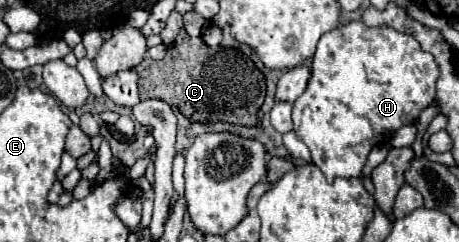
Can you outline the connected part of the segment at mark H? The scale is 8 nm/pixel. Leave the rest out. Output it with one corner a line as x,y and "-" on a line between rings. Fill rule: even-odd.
351,21
347,25
341,25
329,33
325,33
317,45
317,53
313,57
313,65
311,65
311,79
309,79
309,85
305,89
305,93
293,103
293,131
297,133
297,137
301,137
301,141
305,141
305,145
309,147
311,151
311,159
313,163
325,173
325,177
359,177
361,175
361,169
367,161
367,155
369,151
375,147
375,145
381,145
383,141
389,139
389,135
393,131
397,131
401,125
411,125
417,121
419,113
433,101
433,93
435,93
435,81
439,77
437,73
437,63
433,61
433,55
431,53
425,53
421,49
421,45
411,37
411,35
405,35
405,33
399,33
395,29
389,29
389,27
367,27
363,25
361,21

